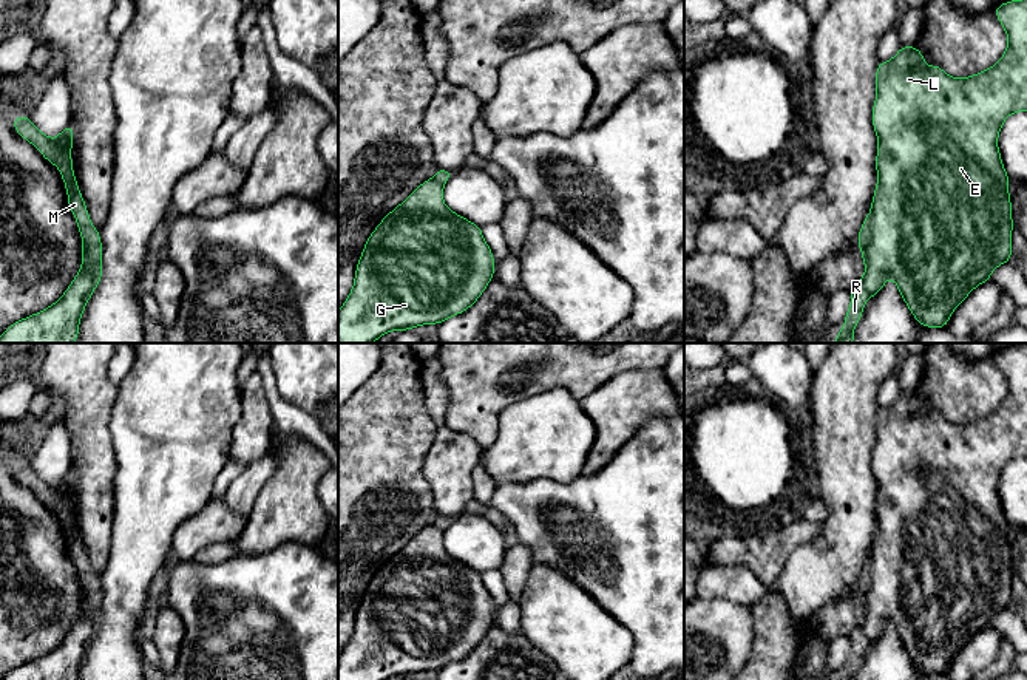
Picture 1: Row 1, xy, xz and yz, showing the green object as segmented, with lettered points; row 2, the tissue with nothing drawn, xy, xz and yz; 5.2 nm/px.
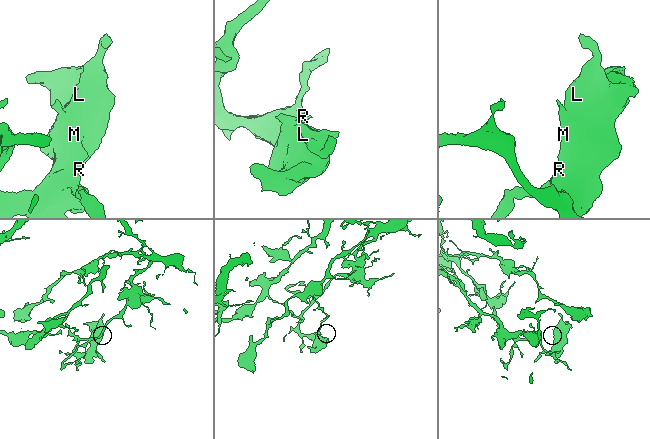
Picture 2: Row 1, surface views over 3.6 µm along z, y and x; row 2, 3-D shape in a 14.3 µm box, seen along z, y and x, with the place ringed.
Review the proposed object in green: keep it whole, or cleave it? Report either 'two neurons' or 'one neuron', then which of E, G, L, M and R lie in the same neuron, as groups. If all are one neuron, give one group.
two neurons; E G L / M R

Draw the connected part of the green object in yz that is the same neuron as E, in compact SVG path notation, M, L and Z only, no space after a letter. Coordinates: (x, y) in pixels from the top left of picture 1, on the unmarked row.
M1027 345L1025 346L1008 346L995 354L995 362L1001 368L1008 391L999 408L993 413L964 425L948 422L939 411L927 413L925 403L913 393L900 393L897 400L886 408L879 408L876 416L876 447L873 450L873 474L877 481L877 501L876 501L876 518L877 532L871 547L871 564L869 578L871 587L866 597L865 612L865 634L869 643L877 641L885 627L891 623L897 635L914 661L916 668L925 674L945 675L954 655L970 641L970 638L982 629L990 627L991 618L1012 607L1012 546L1008 541L1008 521L1004 515L1002 504L998 495L998 484L1004 467L1018 457L1027 457Z

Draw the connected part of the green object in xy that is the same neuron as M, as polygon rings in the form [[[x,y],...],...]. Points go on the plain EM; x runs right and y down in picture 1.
[[[28,461],[12,464],[12,471],[20,484],[31,488],[48,508],[54,510],[59,515],[62,525],[68,533],[66,538],[68,553],[73,558],[76,569],[80,573],[82,586],[90,597],[90,614],[93,617],[93,624],[91,624],[91,637],[85,641],[85,651],[86,651],[94,635],[99,632],[102,626],[100,580],[90,567],[90,559],[86,556],[83,542],[79,536],[73,513],[60,507],[59,499],[56,498],[56,493],[51,490],[49,484],[43,478],[36,474],[36,471],[31,468]]]

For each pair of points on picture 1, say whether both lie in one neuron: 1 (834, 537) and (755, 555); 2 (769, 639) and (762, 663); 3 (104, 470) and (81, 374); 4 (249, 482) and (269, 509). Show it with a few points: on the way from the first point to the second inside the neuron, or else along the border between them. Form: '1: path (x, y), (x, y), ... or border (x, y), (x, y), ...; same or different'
1: border (822, 524), (822, 532), (800, 544), (782, 569); different
2: path (769, 645), (768, 657); same
3: path (91, 447), (88, 397); same
4: border (277, 462), (272, 475), (255, 498), (247, 520); different

